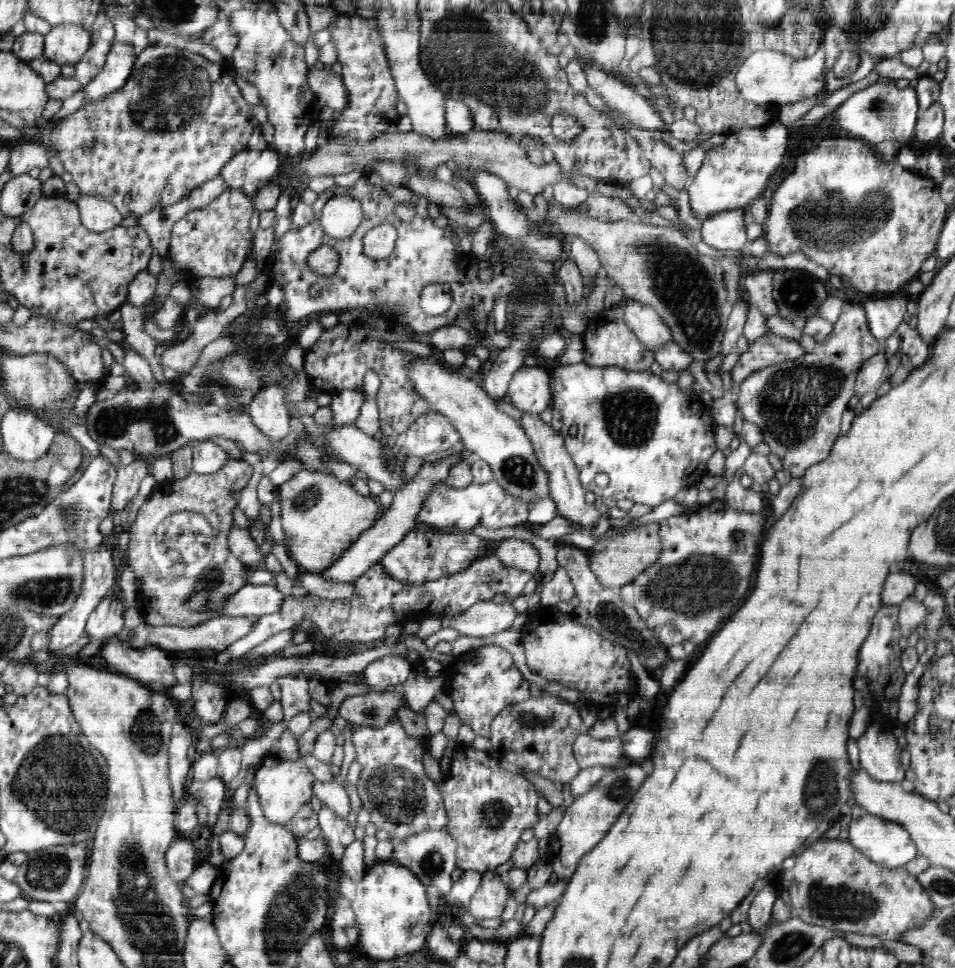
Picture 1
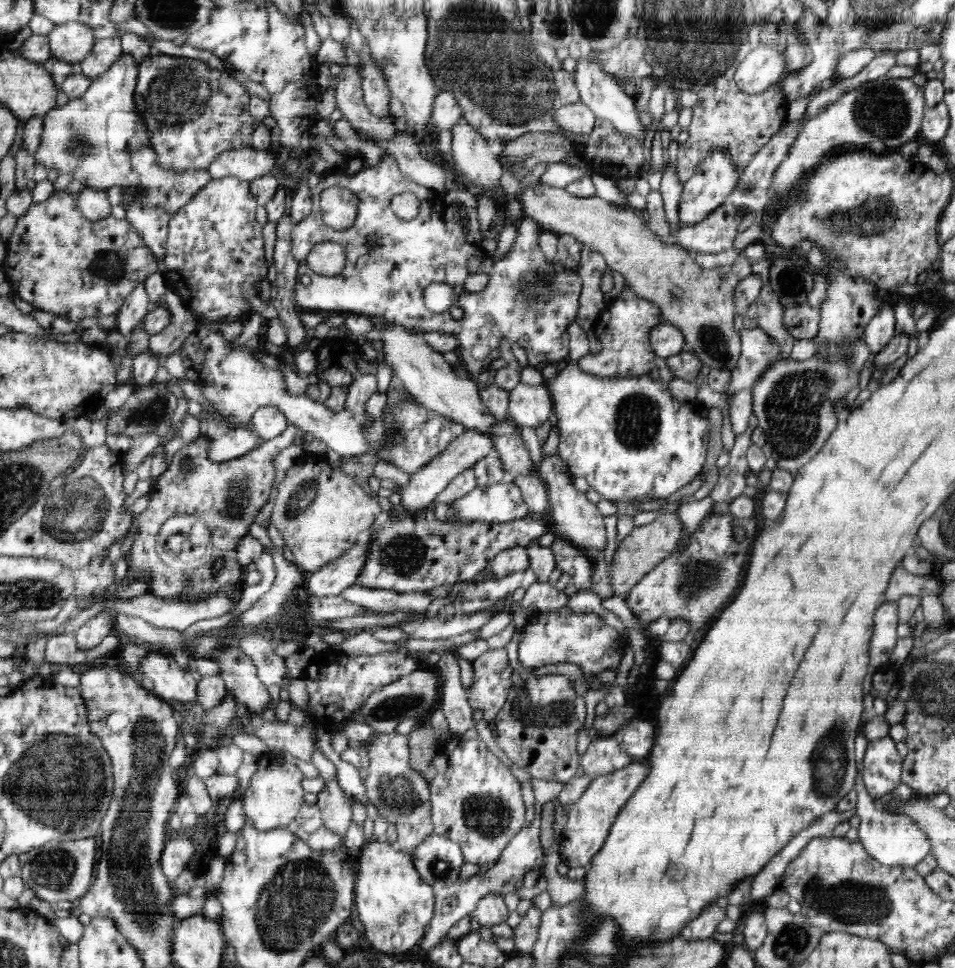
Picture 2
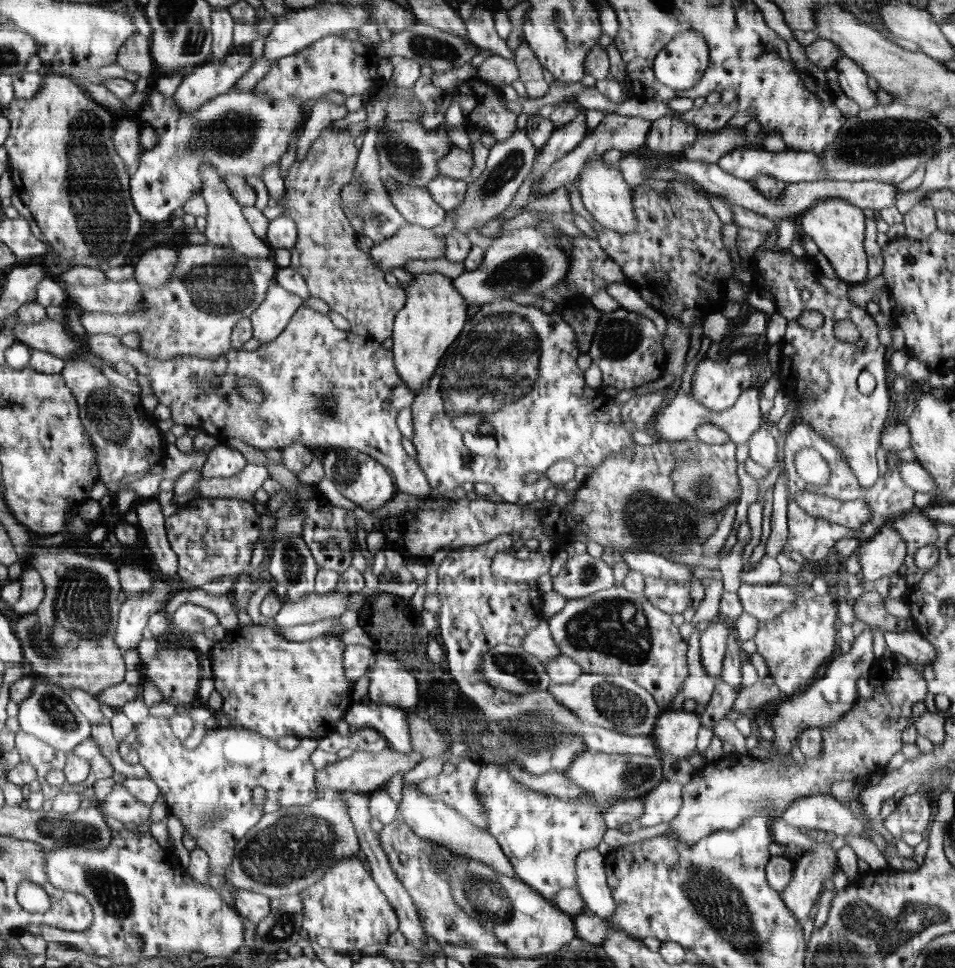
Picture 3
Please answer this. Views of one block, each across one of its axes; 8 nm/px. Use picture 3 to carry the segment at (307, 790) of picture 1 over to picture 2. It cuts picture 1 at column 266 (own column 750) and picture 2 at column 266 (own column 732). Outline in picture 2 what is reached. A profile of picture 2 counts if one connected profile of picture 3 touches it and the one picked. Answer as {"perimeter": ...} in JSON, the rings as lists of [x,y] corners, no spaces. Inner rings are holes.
{"perimeter":[[[274,752],[260,756],[258,769],[249,780],[247,791],[239,794],[248,822],[254,823],[256,828],[263,831],[282,827],[292,828],[300,808],[305,803],[302,778],[300,768],[291,763],[289,757],[279,758]]]}

